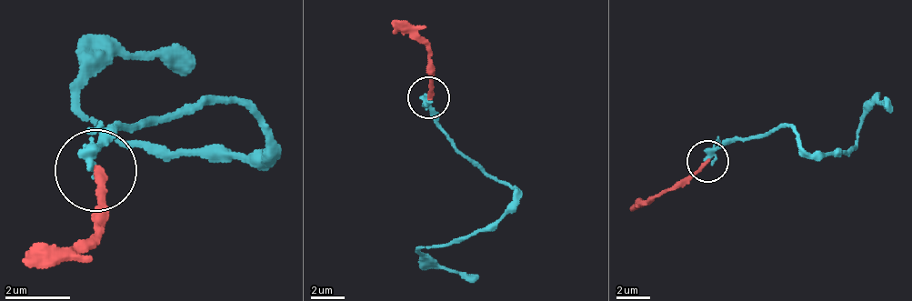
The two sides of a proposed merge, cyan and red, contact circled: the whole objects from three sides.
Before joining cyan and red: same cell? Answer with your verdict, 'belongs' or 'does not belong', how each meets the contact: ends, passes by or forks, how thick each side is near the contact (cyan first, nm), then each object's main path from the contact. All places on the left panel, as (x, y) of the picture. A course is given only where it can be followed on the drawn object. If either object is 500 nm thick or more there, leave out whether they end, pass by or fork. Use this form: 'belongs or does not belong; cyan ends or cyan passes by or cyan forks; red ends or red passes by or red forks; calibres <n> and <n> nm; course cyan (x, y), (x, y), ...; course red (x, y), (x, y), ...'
does not belong; cyan ends; red ends; calibres 360 and 240 nm; course cyan (94, 164), (126, 131), (225, 98), (265, 131), (265, 155), (110, 139), (77, 106), (118, 57), (192, 74); course red (94, 172), (102, 229), (20, 262)

